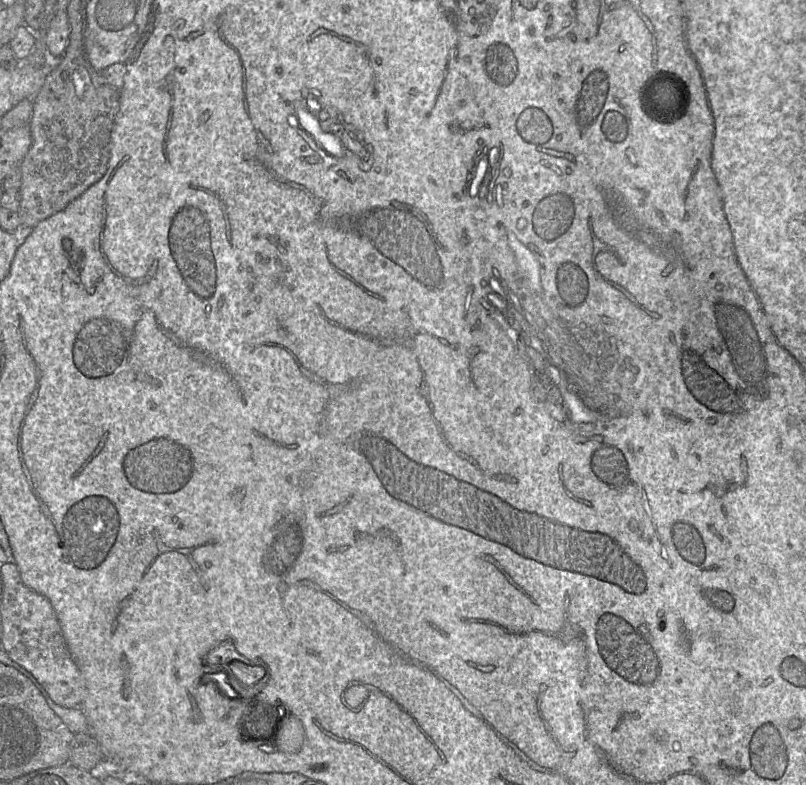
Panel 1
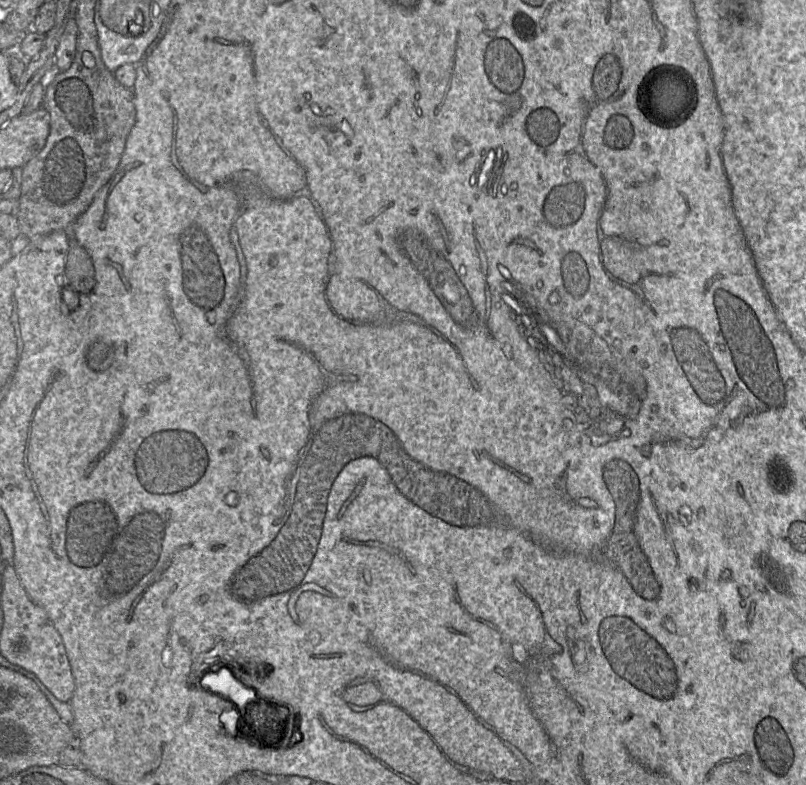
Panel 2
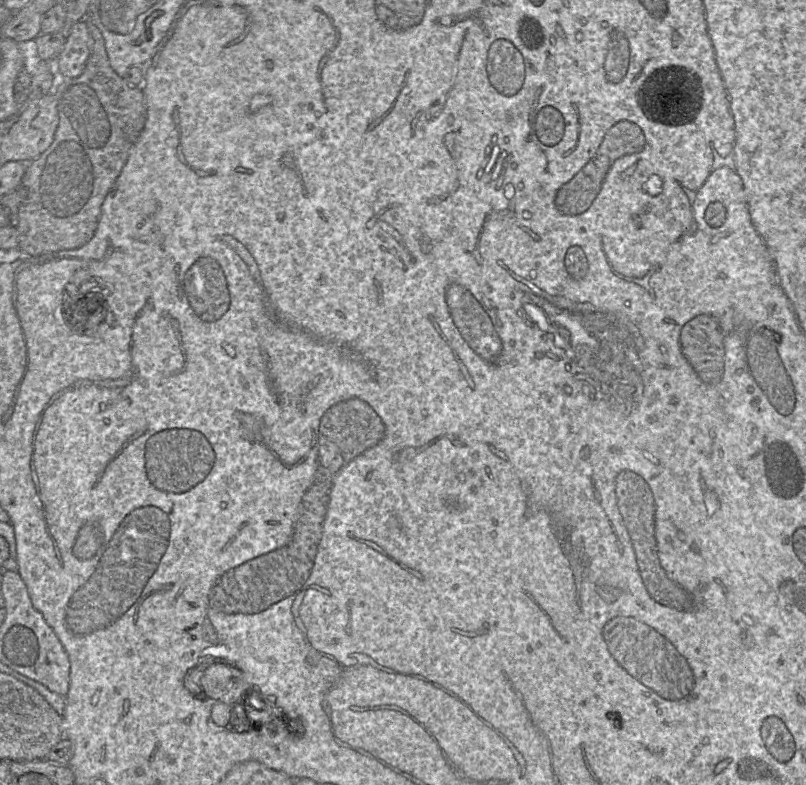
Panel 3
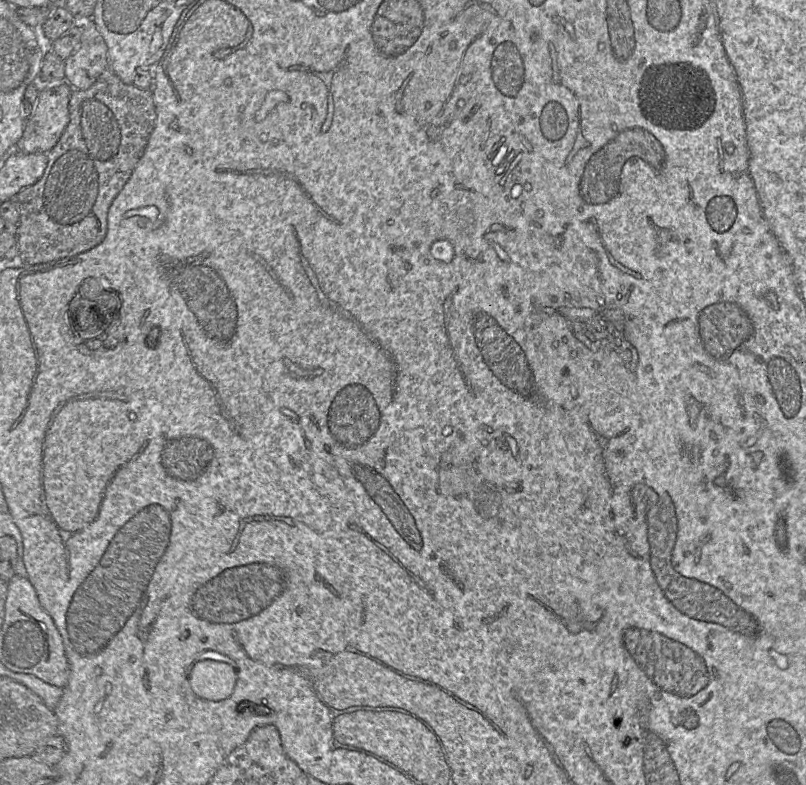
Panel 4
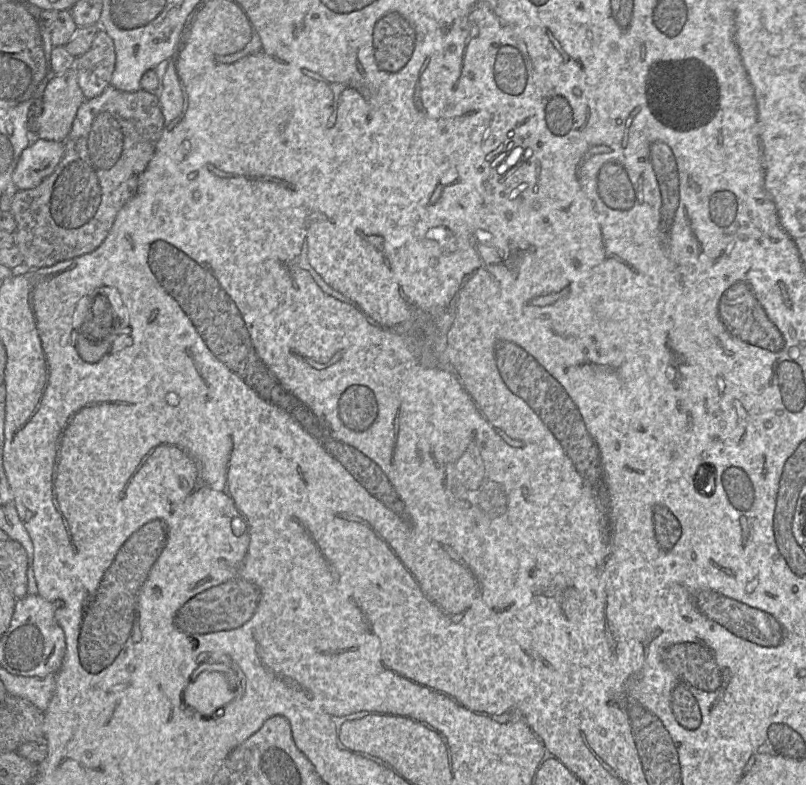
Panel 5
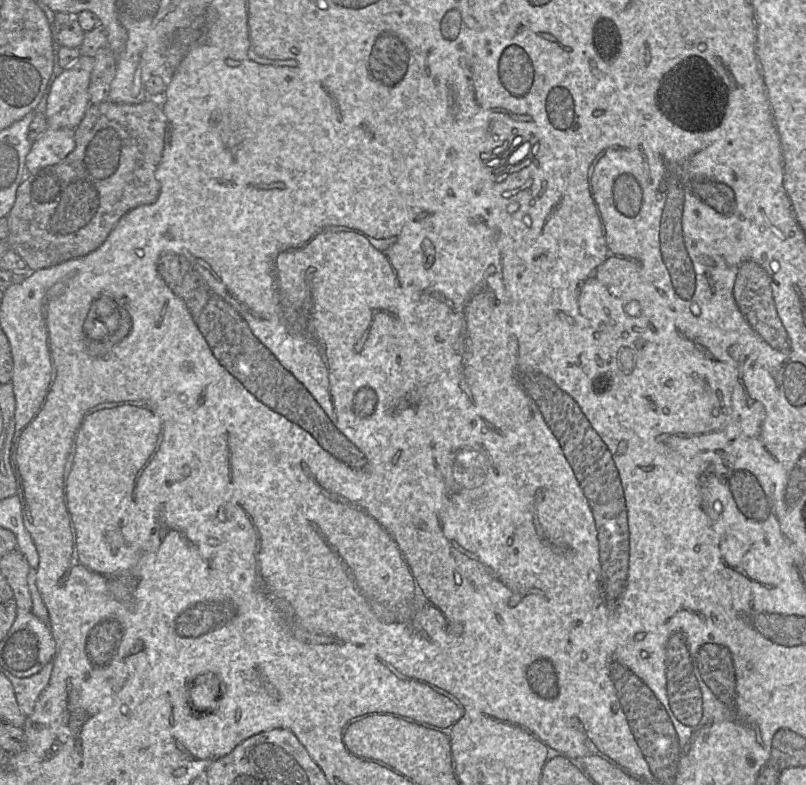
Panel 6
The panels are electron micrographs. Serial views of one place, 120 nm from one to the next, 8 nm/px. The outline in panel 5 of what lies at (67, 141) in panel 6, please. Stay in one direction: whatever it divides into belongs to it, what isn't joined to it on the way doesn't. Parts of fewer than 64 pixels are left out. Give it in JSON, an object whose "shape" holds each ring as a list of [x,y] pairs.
{"shape":[[[34,137],[31,144],[22,151],[12,174],[12,182],[17,190],[37,187],[54,171],[64,151],[64,142]]]}

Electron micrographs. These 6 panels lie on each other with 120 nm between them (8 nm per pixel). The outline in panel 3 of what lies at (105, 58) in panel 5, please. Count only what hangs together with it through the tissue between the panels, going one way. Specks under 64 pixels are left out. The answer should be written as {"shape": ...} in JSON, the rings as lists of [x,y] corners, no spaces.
{"shape":[[[82,19],[72,26],[63,50],[57,57],[58,69],[65,78],[75,78],[83,73],[91,46],[92,39],[85,19]]]}

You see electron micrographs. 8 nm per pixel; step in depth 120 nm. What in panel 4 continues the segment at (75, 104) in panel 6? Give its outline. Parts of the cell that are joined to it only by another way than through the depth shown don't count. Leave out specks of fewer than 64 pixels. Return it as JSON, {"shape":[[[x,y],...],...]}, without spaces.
{"shape":[[[64,81],[39,92],[35,108],[26,119],[22,137],[16,145],[21,153],[48,153],[69,123],[69,101],[73,89]]]}

